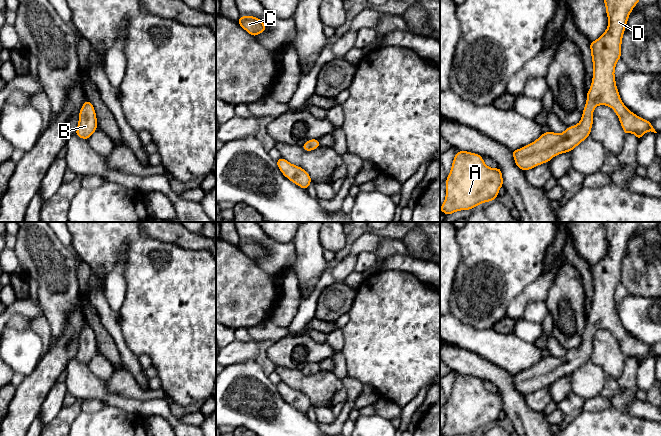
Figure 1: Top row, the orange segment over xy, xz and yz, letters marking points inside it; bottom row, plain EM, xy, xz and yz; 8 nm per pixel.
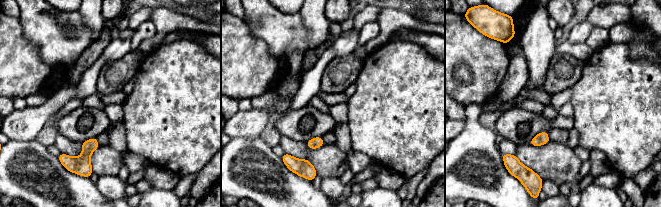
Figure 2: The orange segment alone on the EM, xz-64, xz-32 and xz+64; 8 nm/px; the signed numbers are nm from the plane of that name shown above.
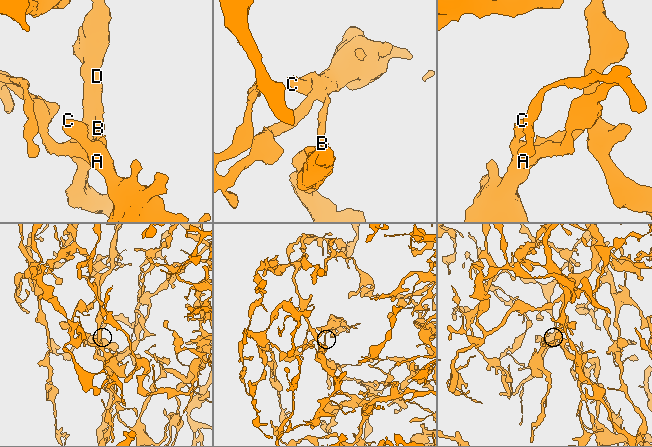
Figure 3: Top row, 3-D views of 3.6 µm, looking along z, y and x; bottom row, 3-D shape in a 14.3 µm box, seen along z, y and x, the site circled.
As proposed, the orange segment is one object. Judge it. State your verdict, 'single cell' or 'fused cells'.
single cell

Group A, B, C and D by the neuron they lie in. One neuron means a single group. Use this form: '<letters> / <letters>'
A B C D

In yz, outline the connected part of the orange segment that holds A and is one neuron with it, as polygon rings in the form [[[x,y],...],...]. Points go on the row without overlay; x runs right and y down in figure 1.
[[[458,374],[446,403],[446,421],[440,434],[470,434],[484,426],[491,426],[502,410],[499,390],[497,393],[490,392],[481,379]]]

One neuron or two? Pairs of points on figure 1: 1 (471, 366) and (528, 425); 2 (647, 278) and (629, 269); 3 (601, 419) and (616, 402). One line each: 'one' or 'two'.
1: one
2: one
3: two

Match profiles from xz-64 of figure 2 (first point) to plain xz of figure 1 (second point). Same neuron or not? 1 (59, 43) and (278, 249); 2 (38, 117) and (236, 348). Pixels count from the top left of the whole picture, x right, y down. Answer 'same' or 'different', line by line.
1: same
2: same

